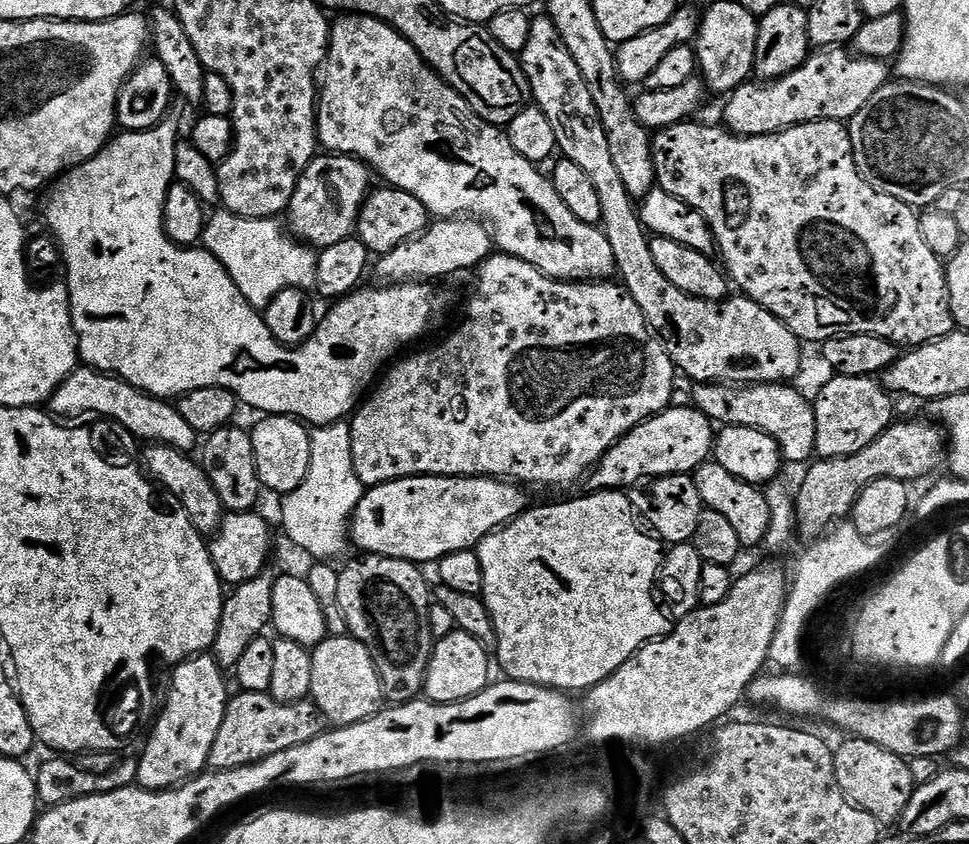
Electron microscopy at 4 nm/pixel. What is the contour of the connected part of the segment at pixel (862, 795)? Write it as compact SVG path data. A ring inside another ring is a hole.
M848 738L845 741L834 752L838 786L842 786L853 804L874 817L879 824L895 825L906 810L906 802L910 802L918 787L914 774L910 774L908 760L898 754L890 754L890 750L882 750L882 746L874 746L869 740Z

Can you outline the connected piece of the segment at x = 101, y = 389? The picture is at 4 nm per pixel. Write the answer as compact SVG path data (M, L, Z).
M87 366L77 367L75 372L58 386L50 401L50 412L53 417L88 416L111 420L120 424L140 442L165 444L185 454L191 453L191 448L198 444L198 433L178 414L175 403L158 396L149 396L133 384L127 384L119 376L109 376L106 372L97 372Z

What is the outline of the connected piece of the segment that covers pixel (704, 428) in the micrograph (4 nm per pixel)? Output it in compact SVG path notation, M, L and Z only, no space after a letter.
M669 406L626 433L592 469L590 481L596 490L624 490L639 480L657 476L695 473L714 452L714 425L695 406Z

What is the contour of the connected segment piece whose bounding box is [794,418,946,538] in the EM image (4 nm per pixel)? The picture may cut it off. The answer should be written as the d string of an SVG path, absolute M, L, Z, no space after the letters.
M931 419L924 420L904 420L894 422L879 436L866 450L858 450L858 454L850 454L842 458L833 460L817 459L807 465L808 473L804 476L804 481L800 484L800 489L794 492L794 524L804 536L808 538L819 538L829 531L833 526L847 521L852 515L852 508L858 502L862 490L875 480L882 478L894 478L905 482L920 480L923 476L928 476L939 464L943 465L946 460L946 433L941 425Z

